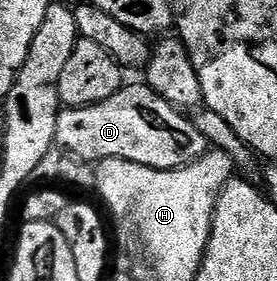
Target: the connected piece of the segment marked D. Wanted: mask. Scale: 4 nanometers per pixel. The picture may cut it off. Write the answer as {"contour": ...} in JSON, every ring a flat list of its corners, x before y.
{"contour":[[142,82,126,84,101,103,60,110,55,142,81,161,98,163,105,158,121,158,153,170,180,169,209,151,207,140,190,118]]}

